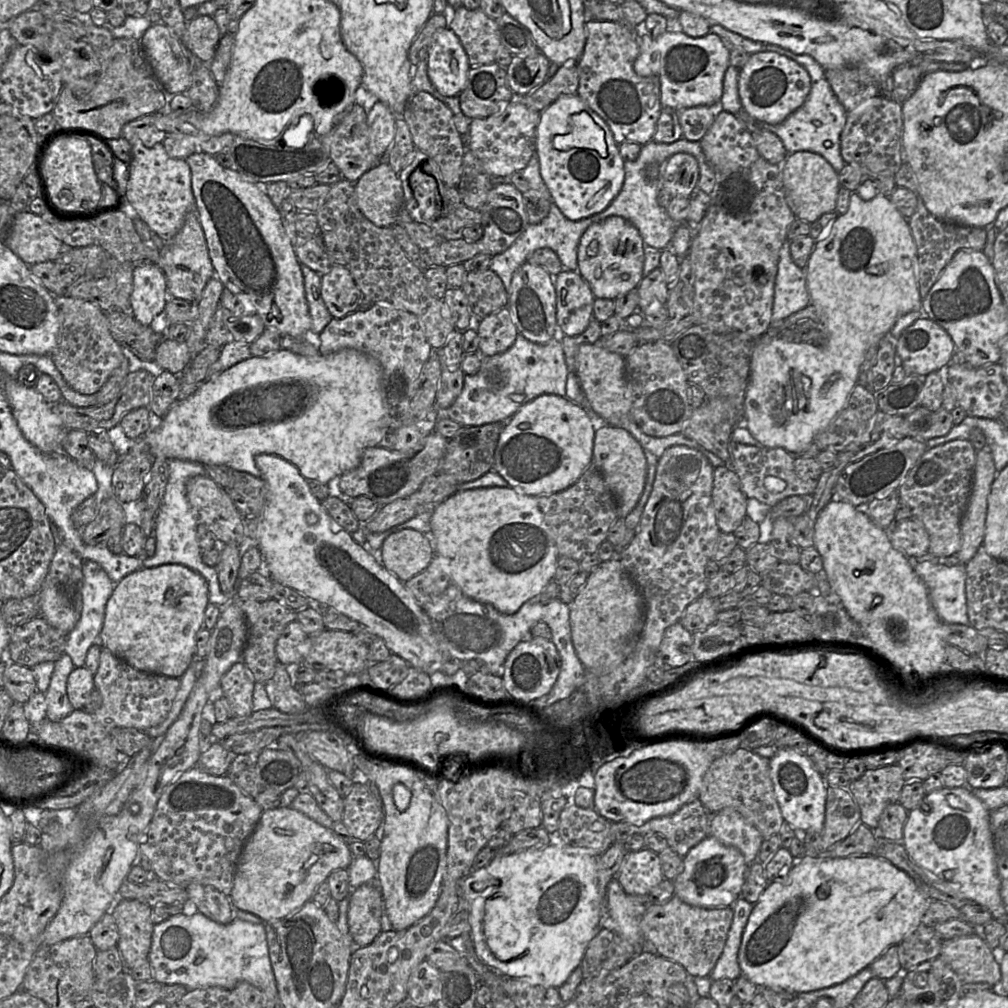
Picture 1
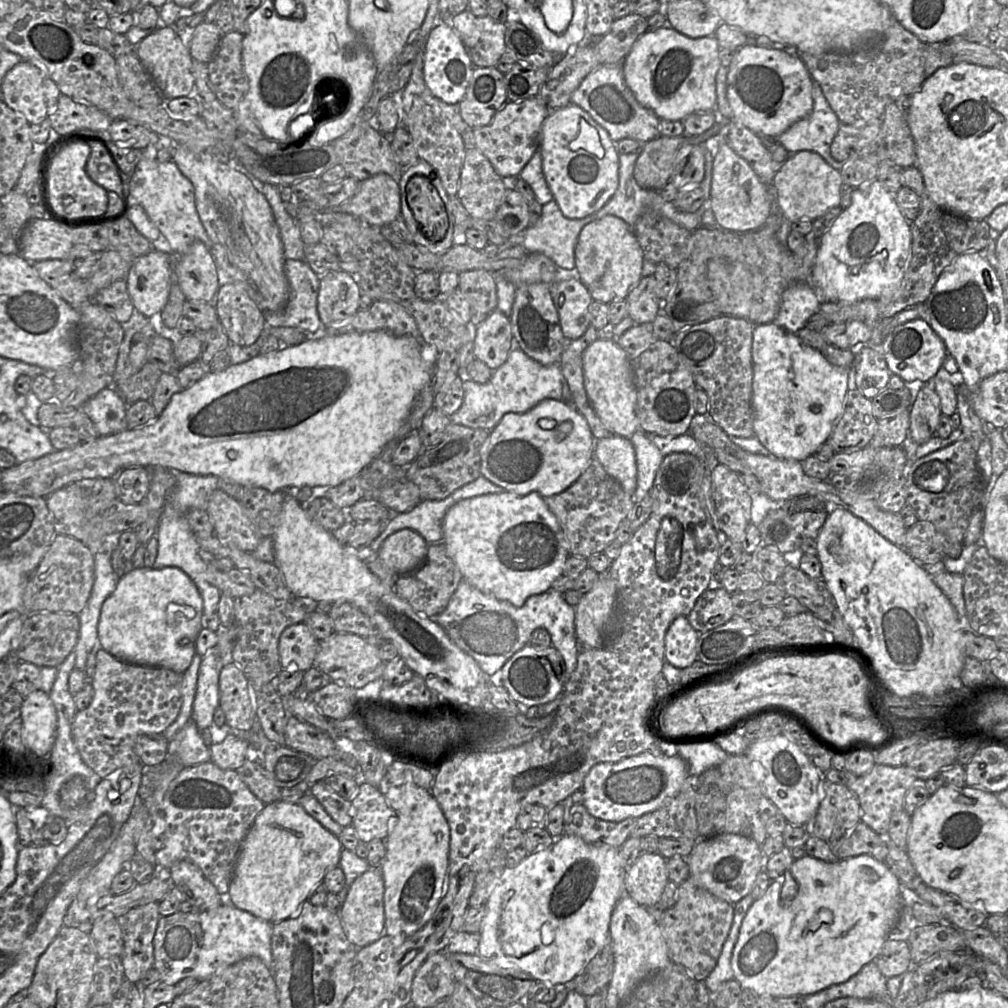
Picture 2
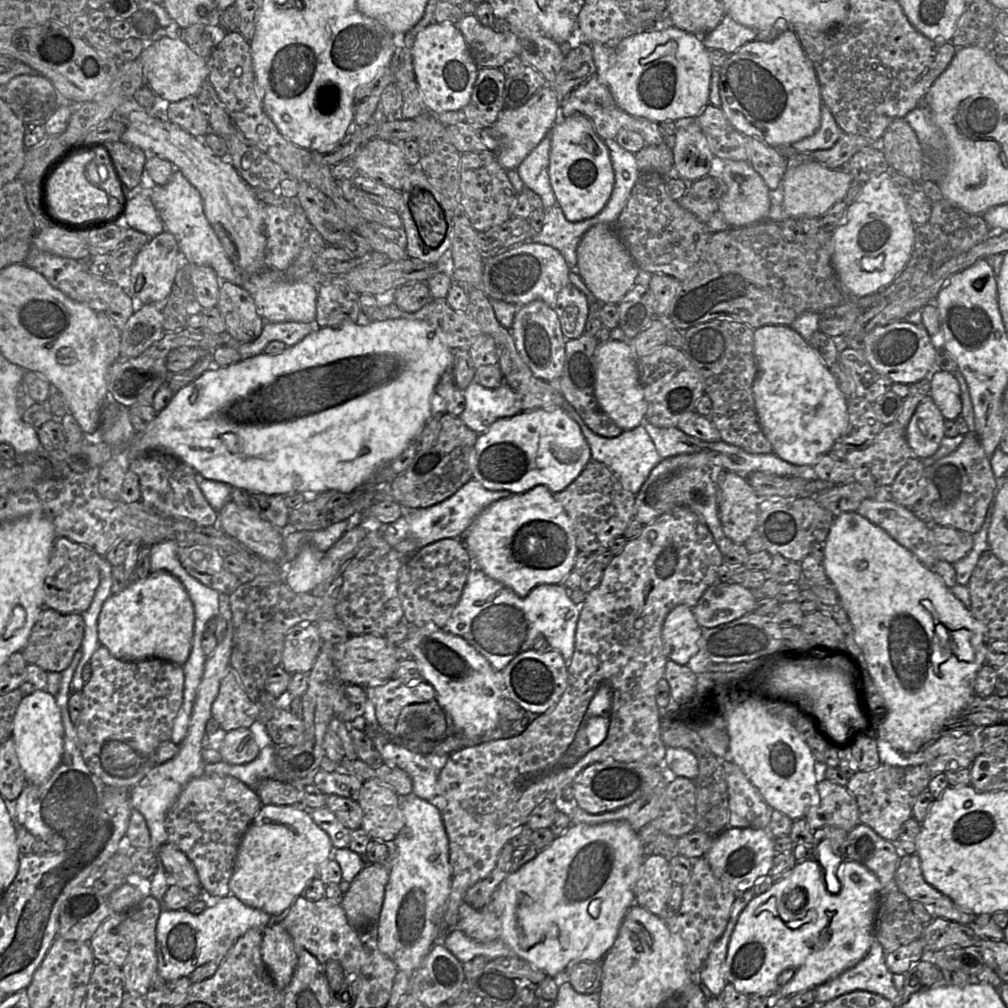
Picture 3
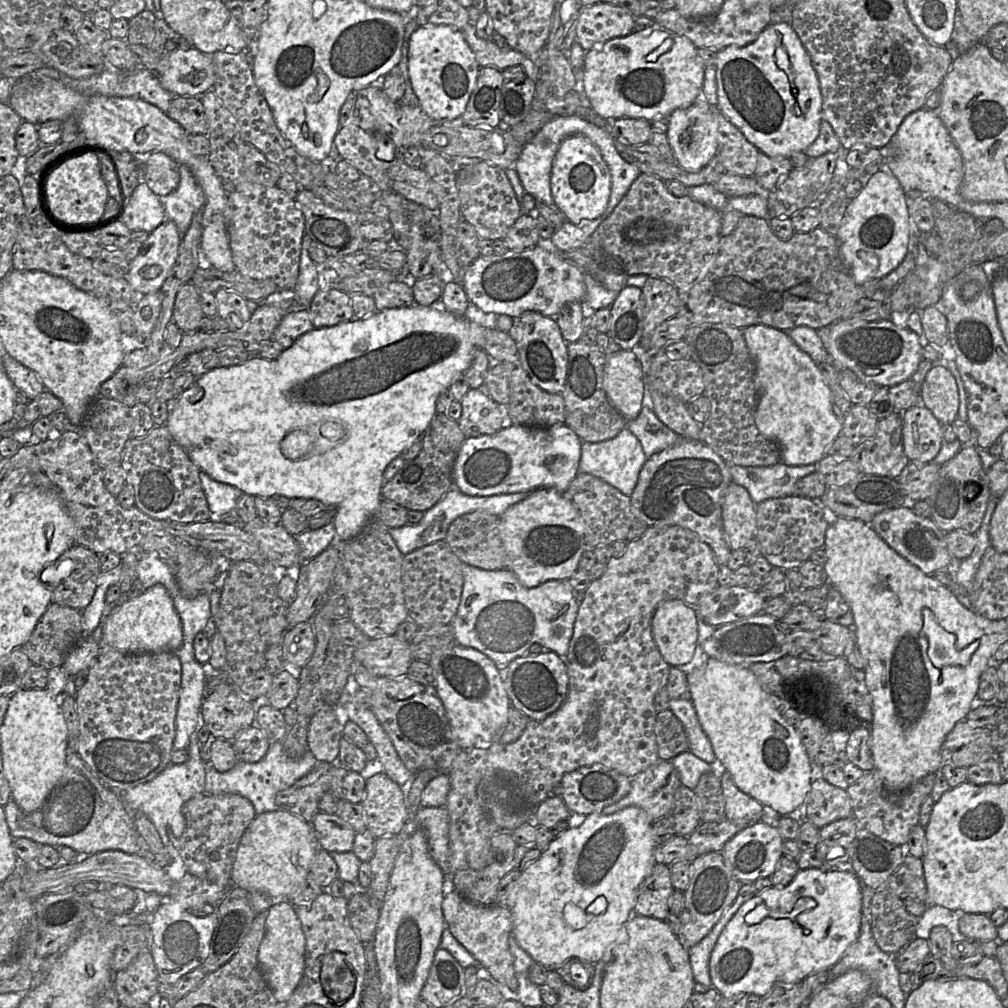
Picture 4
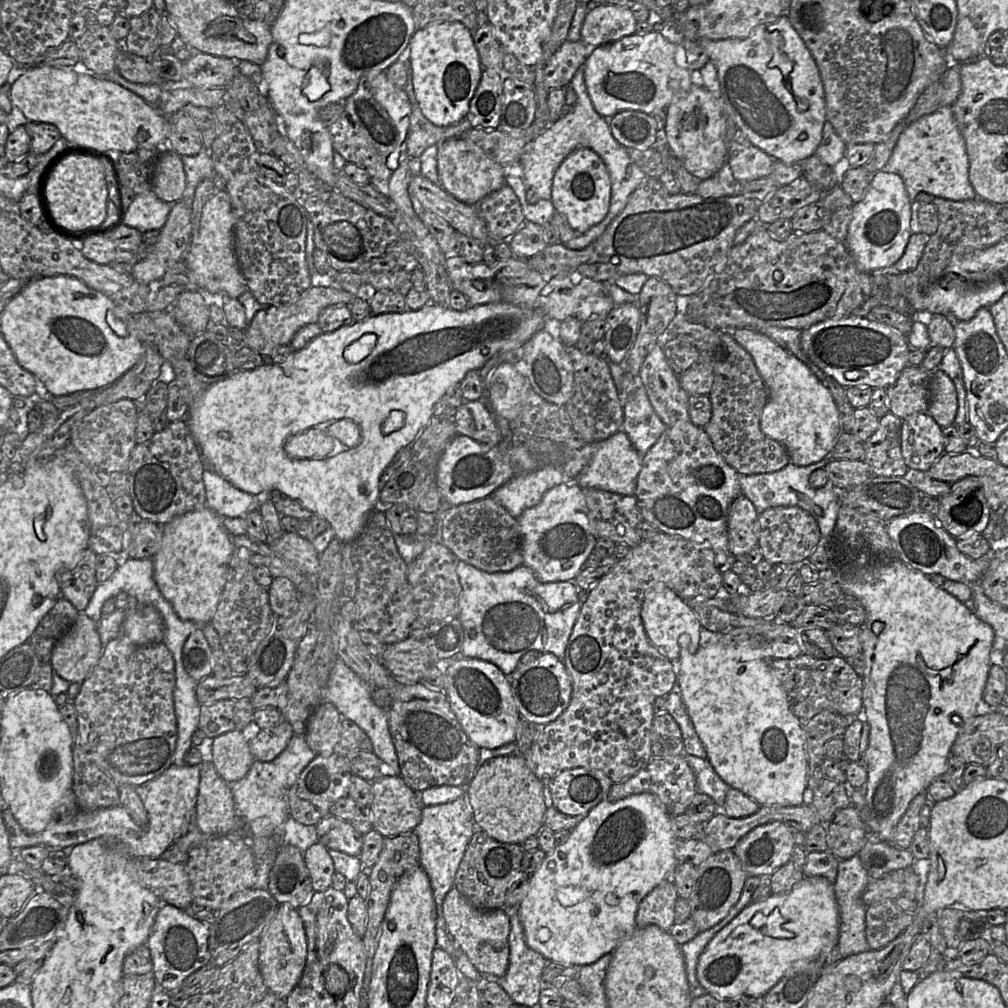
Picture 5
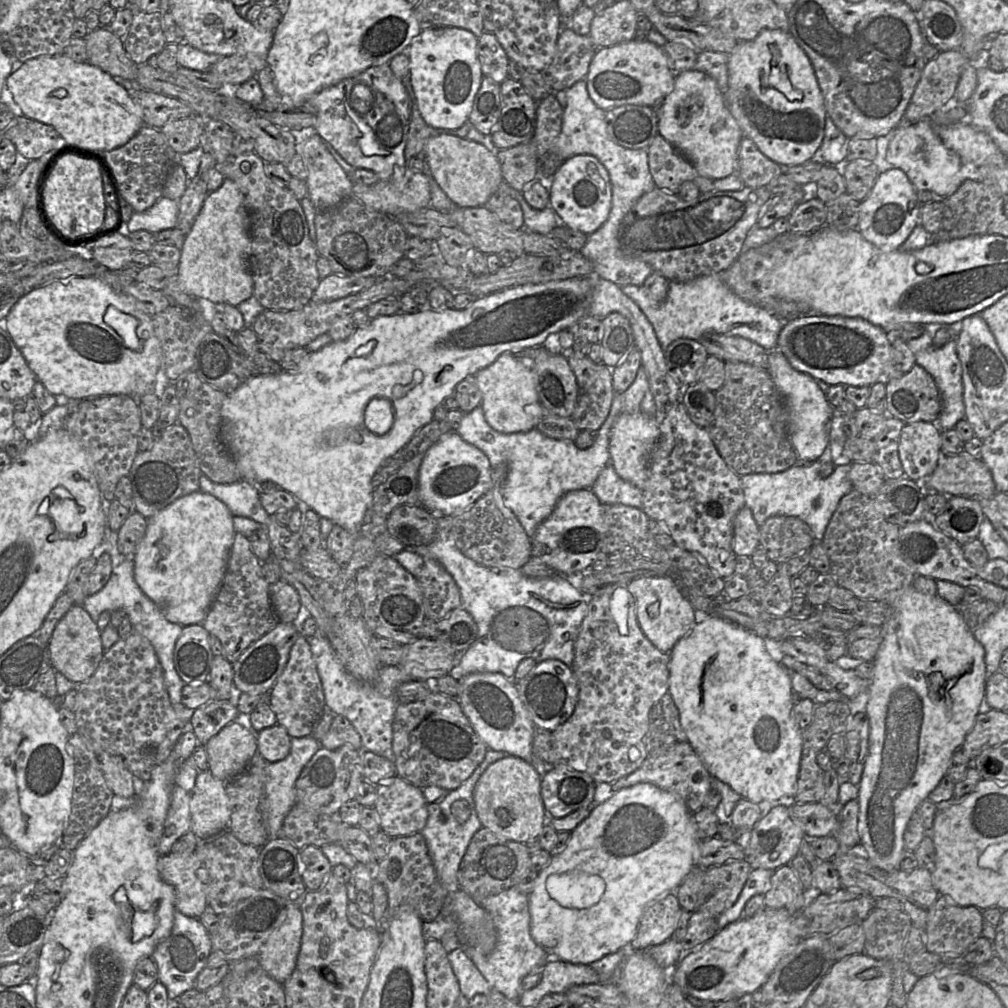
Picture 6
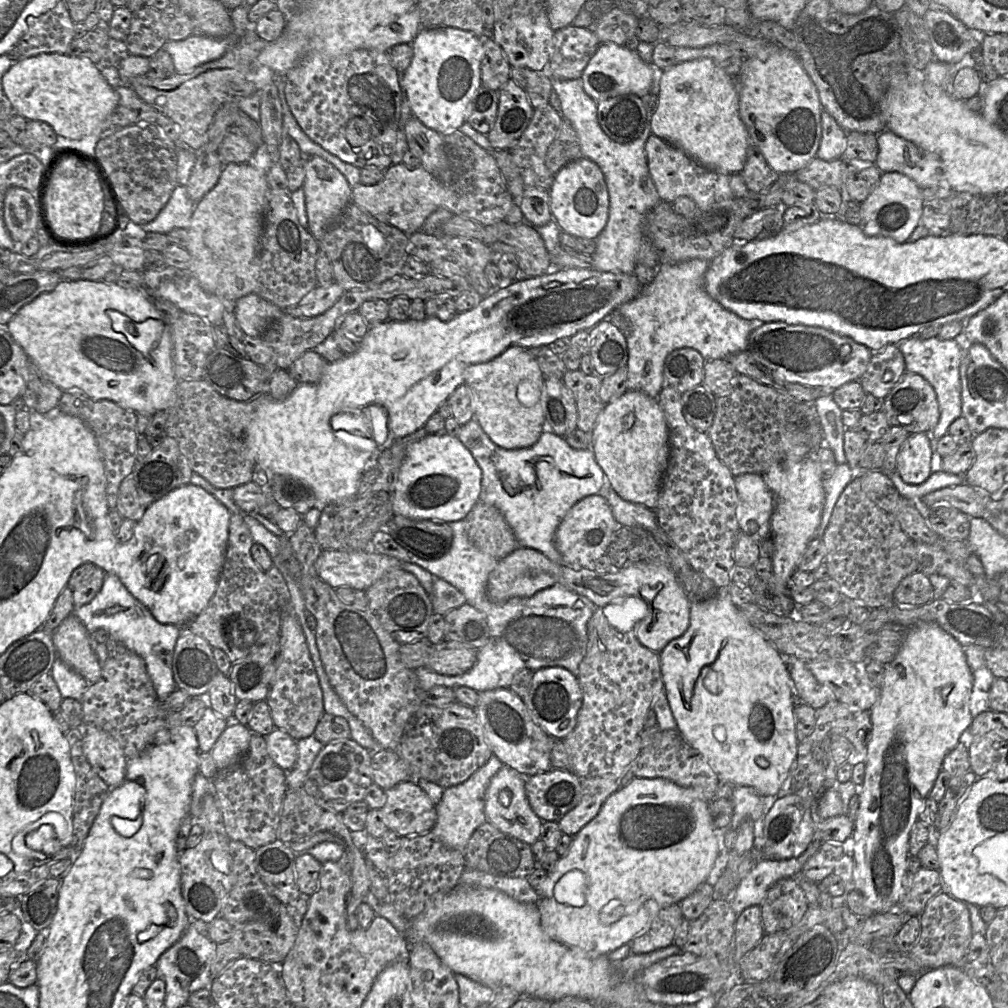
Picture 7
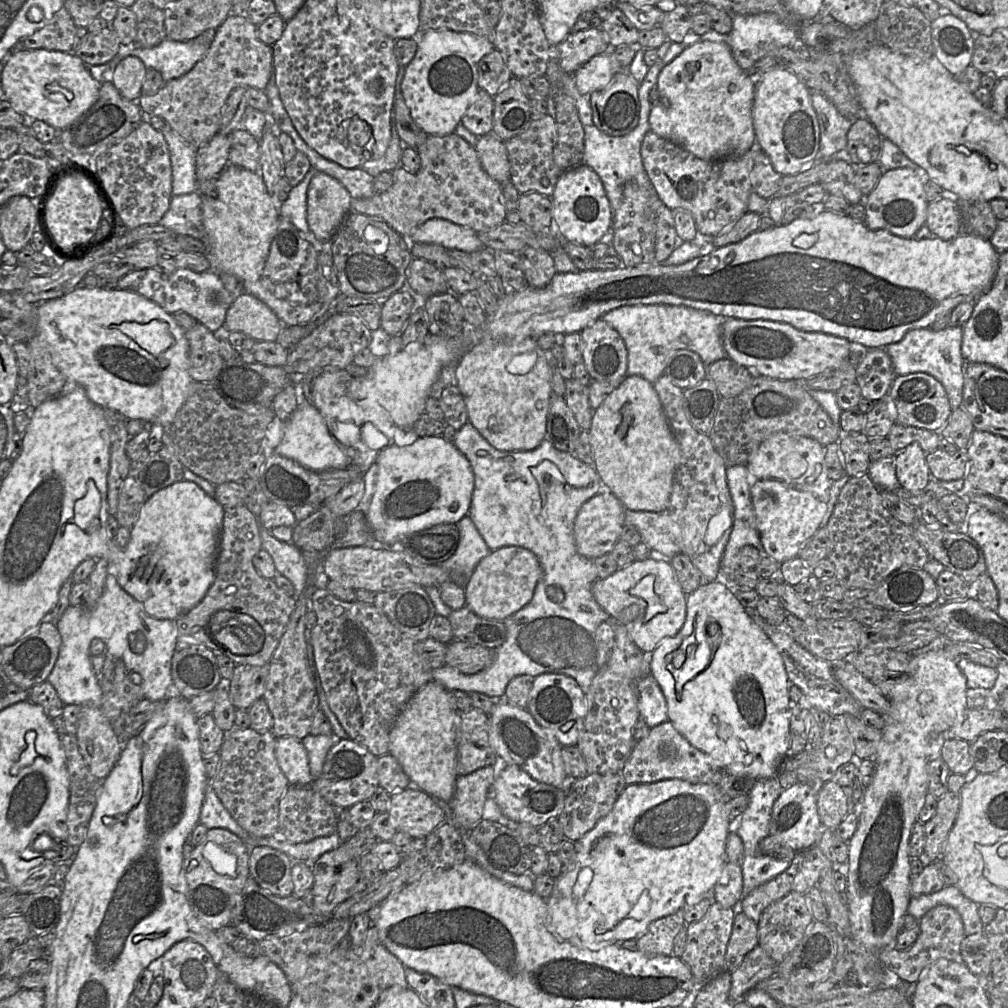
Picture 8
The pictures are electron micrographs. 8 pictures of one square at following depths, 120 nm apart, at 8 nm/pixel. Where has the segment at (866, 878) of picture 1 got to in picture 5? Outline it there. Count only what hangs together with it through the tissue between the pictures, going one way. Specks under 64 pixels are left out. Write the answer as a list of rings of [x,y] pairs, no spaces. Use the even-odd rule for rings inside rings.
[[[804,876],[791,891],[770,894],[762,901],[750,902],[708,943],[697,963],[697,979],[707,993],[717,999],[740,996],[765,996],[785,975],[791,965],[802,959],[816,959],[834,948],[839,941],[840,912],[834,883],[822,876]]]

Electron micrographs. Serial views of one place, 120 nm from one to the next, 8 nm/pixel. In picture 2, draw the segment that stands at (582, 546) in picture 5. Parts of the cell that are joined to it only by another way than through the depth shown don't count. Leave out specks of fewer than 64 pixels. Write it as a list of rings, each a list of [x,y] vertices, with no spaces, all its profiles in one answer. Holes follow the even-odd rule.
[[[504,491],[499,494],[481,495],[457,502],[449,508],[443,519],[442,541],[445,543],[450,556],[455,561],[465,580],[467,580],[472,586],[477,588],[482,593],[497,600],[509,602],[517,608],[521,607],[528,597],[548,591],[553,581],[562,575],[565,561],[569,556],[568,544],[564,532],[555,515],[547,507],[544,498],[537,492],[531,492],[527,495],[518,495],[516,493]]]

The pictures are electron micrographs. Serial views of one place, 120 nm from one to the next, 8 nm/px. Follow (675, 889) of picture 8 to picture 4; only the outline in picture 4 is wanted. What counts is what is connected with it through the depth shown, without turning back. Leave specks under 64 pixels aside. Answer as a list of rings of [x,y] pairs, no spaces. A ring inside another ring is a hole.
[[[635,806],[609,815],[592,813],[580,826],[554,838],[540,857],[521,872],[511,909],[513,934],[534,962],[556,971],[569,959],[578,958],[592,963],[602,959],[607,947],[617,939],[623,924],[633,915],[640,885],[656,864],[657,845],[653,839],[652,824],[646,812]],[[568,903],[586,913],[587,924],[583,928],[573,929],[566,923],[563,910]]]

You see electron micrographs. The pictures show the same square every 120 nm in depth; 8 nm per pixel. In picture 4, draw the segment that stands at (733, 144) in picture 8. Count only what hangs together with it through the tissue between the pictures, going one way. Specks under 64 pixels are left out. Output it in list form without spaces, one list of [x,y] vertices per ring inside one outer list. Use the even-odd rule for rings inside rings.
[[[702,98],[689,108],[674,110],[669,115],[666,135],[678,166],[687,172],[701,170],[717,153],[717,130],[712,106]]]

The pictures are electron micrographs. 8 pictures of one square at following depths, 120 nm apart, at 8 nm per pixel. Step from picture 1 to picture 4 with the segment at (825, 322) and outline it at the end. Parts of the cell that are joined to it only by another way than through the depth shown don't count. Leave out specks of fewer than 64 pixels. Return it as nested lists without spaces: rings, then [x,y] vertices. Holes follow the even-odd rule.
[[[882,170],[874,173],[857,197],[850,200],[836,235],[841,255],[855,282],[865,285],[895,270],[908,252],[911,218],[899,180]],[[753,325],[744,329],[743,336],[755,364],[757,405],[755,423],[762,435],[776,442],[781,462],[789,466],[818,464],[827,455],[827,449],[841,435],[843,416],[833,402],[832,391],[811,357],[789,337],[788,332],[766,325]]]

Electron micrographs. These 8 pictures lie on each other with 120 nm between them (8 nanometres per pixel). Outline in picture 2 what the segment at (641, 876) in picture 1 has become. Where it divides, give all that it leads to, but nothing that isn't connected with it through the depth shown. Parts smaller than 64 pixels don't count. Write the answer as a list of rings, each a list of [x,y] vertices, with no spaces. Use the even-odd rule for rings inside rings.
[[[642,853],[625,875],[625,893],[643,907],[659,903],[670,882],[667,859],[660,853]]]

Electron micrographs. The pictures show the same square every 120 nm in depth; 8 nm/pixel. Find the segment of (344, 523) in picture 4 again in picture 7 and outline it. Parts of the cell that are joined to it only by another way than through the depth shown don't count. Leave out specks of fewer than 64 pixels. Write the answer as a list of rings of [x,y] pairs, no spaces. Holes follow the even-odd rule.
[[[552,268],[548,273],[537,277],[523,277],[520,276],[513,282],[505,282],[498,289],[493,289],[490,294],[483,297],[479,304],[472,310],[466,312],[457,313],[450,321],[441,321],[438,318],[426,317],[424,320],[415,321],[407,319],[403,322],[386,320],[377,325],[369,327],[368,332],[362,338],[359,350],[352,355],[345,356],[339,360],[328,363],[321,379],[315,384],[298,384],[297,388],[283,401],[276,401],[269,396],[264,396],[261,399],[259,406],[257,407],[254,417],[250,421],[246,428],[246,444],[251,456],[255,460],[255,464],[260,465],[264,470],[271,470],[275,474],[285,475],[295,478],[305,485],[307,485],[314,493],[315,497],[325,504],[337,503],[343,500],[354,498],[358,490],[362,474],[365,470],[366,463],[371,459],[375,453],[379,453],[380,445],[374,440],[374,438],[367,438],[362,435],[354,435],[347,431],[334,432],[331,426],[331,418],[339,413],[357,413],[363,411],[372,405],[378,405],[382,407],[387,415],[387,428],[394,434],[394,442],[403,437],[409,436],[418,429],[424,427],[429,417],[435,413],[438,406],[447,401],[451,393],[461,384],[463,381],[464,370],[473,364],[487,362],[507,348],[512,346],[520,347],[532,347],[532,346],[548,346],[557,339],[571,338],[580,330],[590,330],[598,322],[603,319],[609,318],[610,314],[616,310],[620,305],[629,302],[635,298],[641,291],[643,285],[639,282],[635,274],[613,273],[613,272],[601,272],[597,269],[584,269],[584,268]]]

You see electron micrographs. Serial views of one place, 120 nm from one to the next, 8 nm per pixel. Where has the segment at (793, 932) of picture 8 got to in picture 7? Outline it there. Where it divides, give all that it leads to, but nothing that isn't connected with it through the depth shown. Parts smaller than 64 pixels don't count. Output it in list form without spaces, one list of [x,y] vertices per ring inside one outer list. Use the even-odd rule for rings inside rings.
[[[793,876],[774,883],[760,906],[764,932],[775,933],[796,925],[807,911],[809,903]]]

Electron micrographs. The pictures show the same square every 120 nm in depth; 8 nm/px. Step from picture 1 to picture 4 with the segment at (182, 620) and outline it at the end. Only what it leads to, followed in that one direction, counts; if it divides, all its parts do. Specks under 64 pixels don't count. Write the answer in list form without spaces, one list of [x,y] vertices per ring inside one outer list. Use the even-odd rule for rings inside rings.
[[[162,584],[145,589],[143,593],[115,607],[103,625],[102,644],[124,653],[175,653],[182,645],[183,630],[173,600]]]

